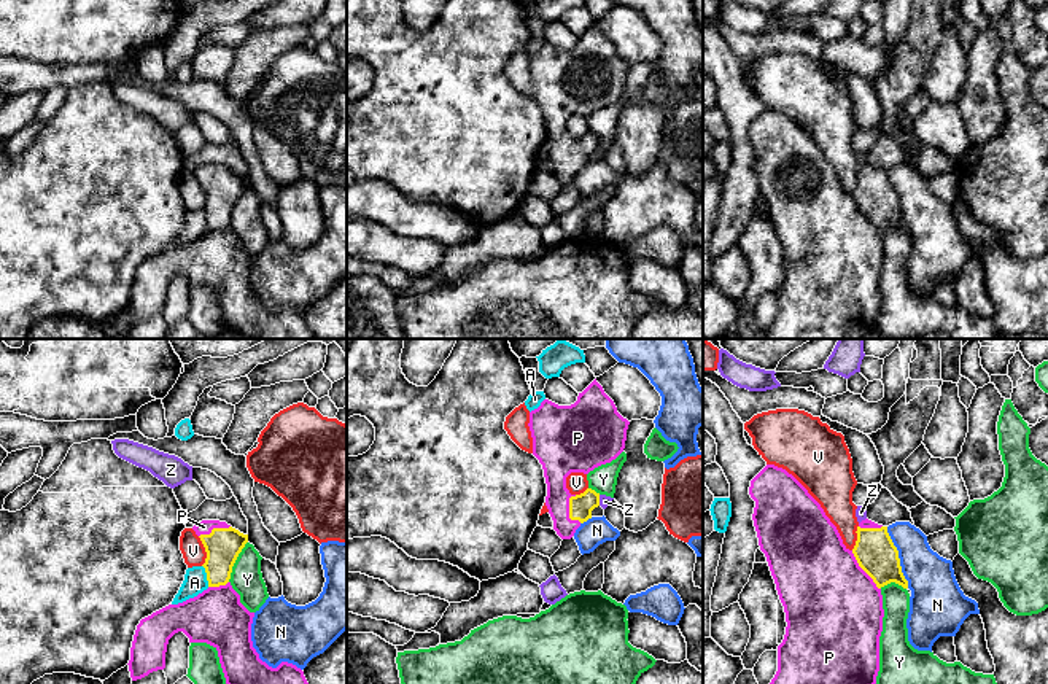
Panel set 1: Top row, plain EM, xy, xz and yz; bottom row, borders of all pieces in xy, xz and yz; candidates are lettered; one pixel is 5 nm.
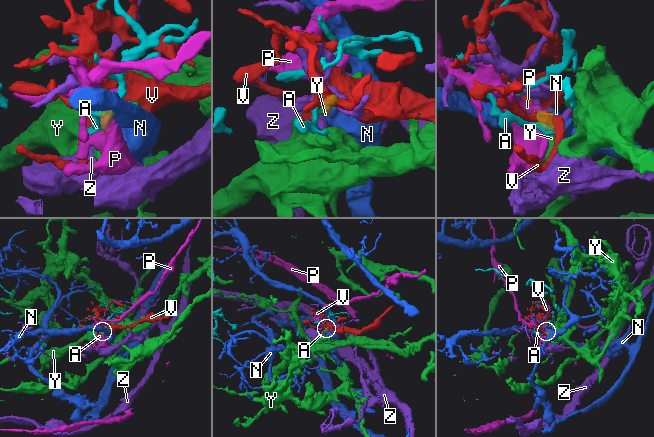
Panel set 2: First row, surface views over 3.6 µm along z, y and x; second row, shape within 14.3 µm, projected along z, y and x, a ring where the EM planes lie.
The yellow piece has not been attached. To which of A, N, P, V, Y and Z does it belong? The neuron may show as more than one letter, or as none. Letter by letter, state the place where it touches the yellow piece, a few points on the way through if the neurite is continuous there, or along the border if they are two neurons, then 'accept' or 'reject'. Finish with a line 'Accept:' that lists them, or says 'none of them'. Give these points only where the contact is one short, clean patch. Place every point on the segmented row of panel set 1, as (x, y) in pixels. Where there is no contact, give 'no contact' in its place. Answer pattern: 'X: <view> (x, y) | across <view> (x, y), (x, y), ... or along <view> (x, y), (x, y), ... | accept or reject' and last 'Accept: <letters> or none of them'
A: xy (207, 576) | along xy (202, 565), (209, 586) | reject
N: yz (897, 557) | along yz (886, 527), (908, 587) | reject
P: yz (862, 568) | across yz (875, 552), (862, 568), (832, 606) | accept
V: xy (205, 551) | along xy (197, 536), (205, 552), (202, 565) | reject
Y: xy (234, 562) | along xy (247, 541), (228, 581) | reject
Z: xz (598, 500) | along xz (598, 495), (600, 505) | reject
Accept: P

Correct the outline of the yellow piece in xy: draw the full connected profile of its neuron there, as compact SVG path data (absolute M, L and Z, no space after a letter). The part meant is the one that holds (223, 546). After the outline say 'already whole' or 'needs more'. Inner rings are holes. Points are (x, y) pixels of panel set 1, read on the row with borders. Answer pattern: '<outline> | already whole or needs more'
M202 520L192 530L207 552L202 566L208 589L140 620L127 663L132 681L164 670L169 639L183 632L189 643L207 643L218 651L226 684L309 684L296 665L281 662L272 668L253 647L254 612L240 603L240 595L229 582L248 534L219 520Z | needs more

